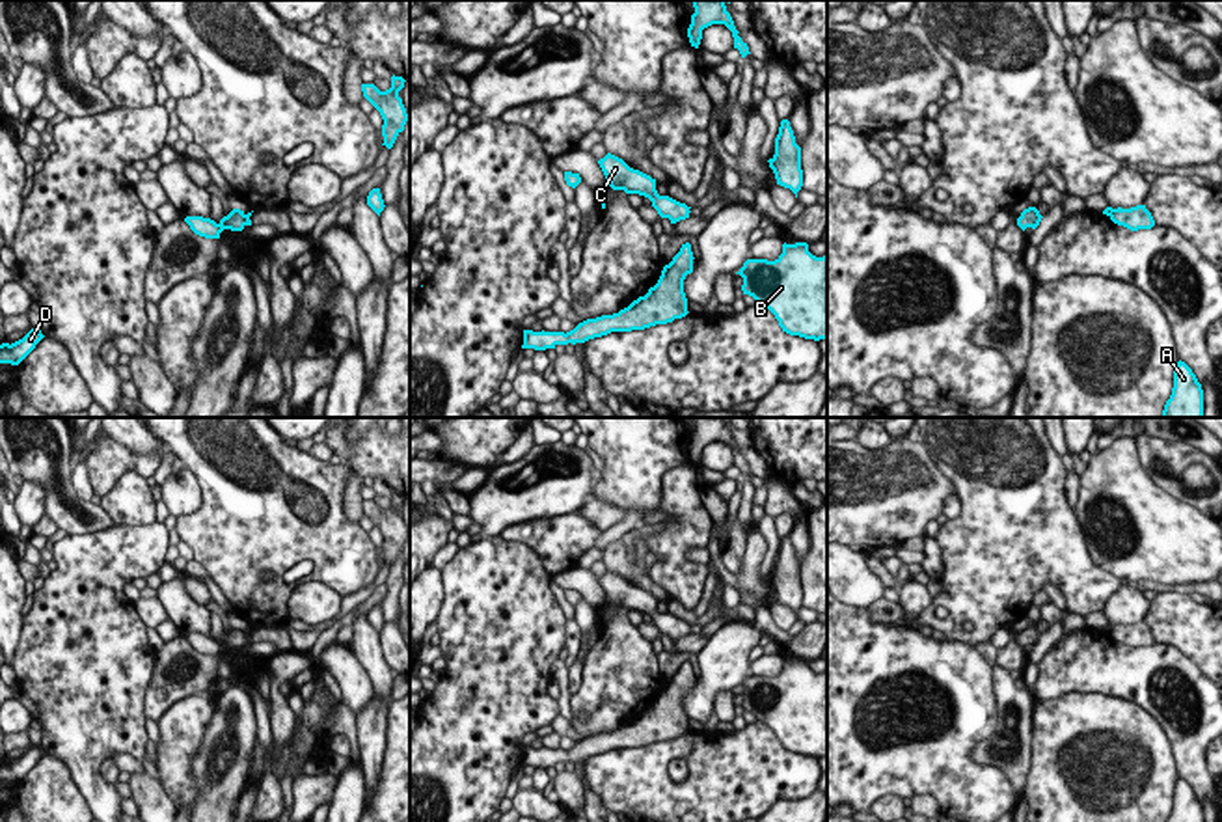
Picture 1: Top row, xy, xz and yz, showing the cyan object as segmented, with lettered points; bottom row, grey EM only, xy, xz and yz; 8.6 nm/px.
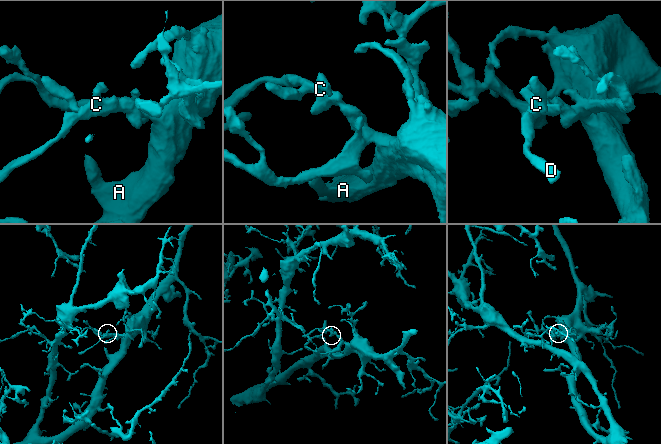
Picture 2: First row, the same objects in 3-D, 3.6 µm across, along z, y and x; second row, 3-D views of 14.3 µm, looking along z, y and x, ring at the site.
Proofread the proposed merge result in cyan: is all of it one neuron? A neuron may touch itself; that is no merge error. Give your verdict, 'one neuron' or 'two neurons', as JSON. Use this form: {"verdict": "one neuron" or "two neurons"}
{"verdict": "one neuron"}

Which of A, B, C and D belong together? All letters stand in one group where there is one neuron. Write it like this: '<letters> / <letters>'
A B C D

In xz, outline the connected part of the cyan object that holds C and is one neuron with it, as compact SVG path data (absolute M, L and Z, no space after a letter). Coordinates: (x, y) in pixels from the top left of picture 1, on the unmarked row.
M607 570L598 578L598 582L613 608L624 608L626 611L639 611L648 615L658 632L661 636L669 636L671 641L689 636L691 624L669 613L659 613L656 608L656 596L630 585L622 576Z

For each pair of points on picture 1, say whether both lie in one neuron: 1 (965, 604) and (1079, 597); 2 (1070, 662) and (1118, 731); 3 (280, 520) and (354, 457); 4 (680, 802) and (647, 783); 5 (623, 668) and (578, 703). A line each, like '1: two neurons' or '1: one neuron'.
1: one neuron
2: two neurons
3: two neurons
4: one neuron
5: one neuron

